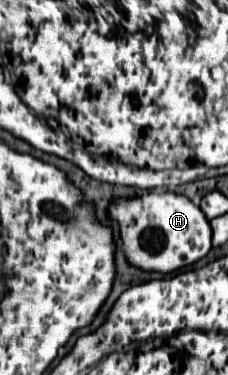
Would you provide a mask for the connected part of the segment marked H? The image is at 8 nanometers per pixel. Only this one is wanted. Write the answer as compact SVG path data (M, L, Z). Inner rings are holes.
M147 192L133 198L119 198L109 204L107 214L119 226L125 260L139 270L169 274L195 264L211 250L209 220L201 208L183 194Z

